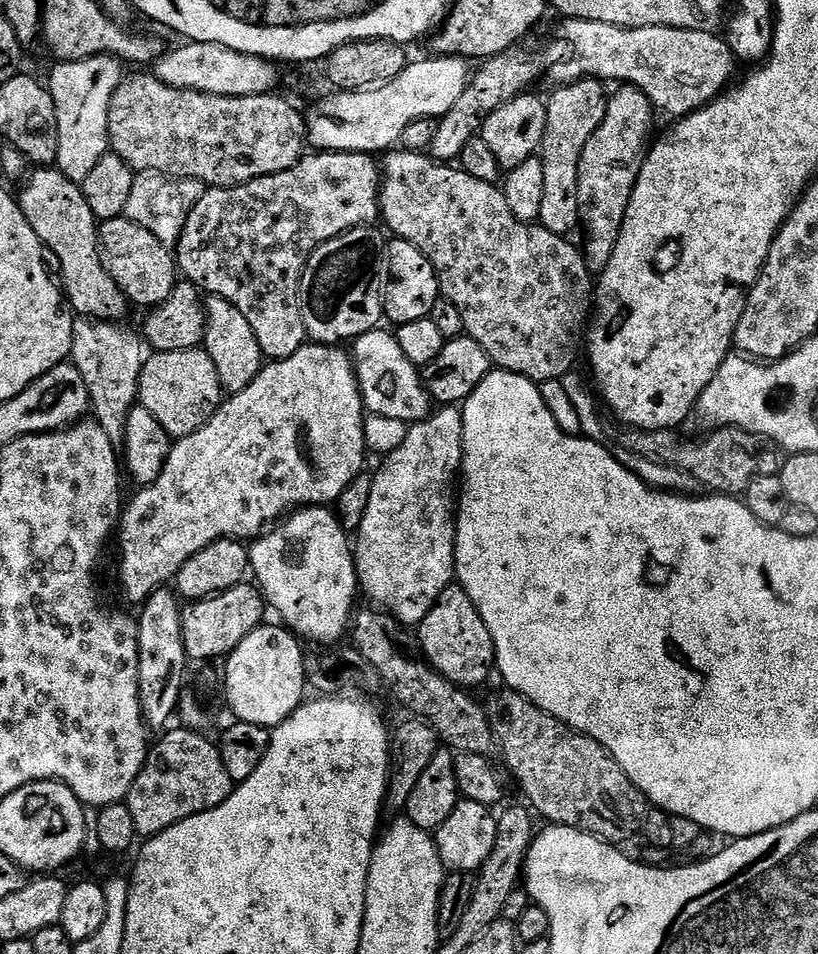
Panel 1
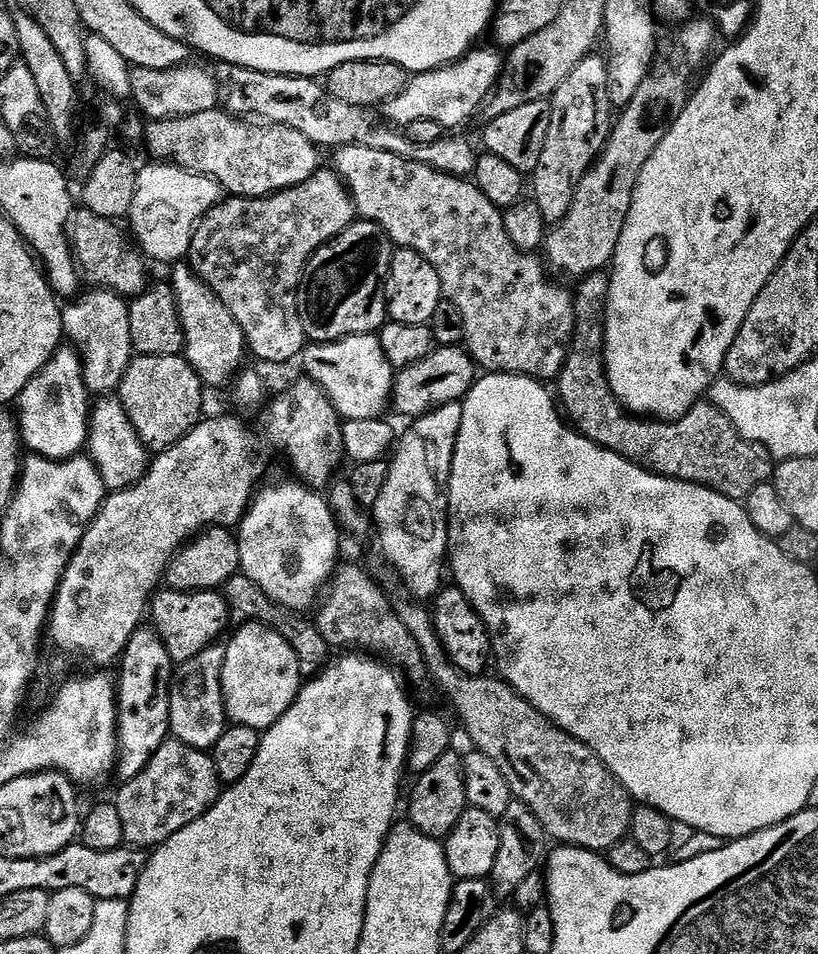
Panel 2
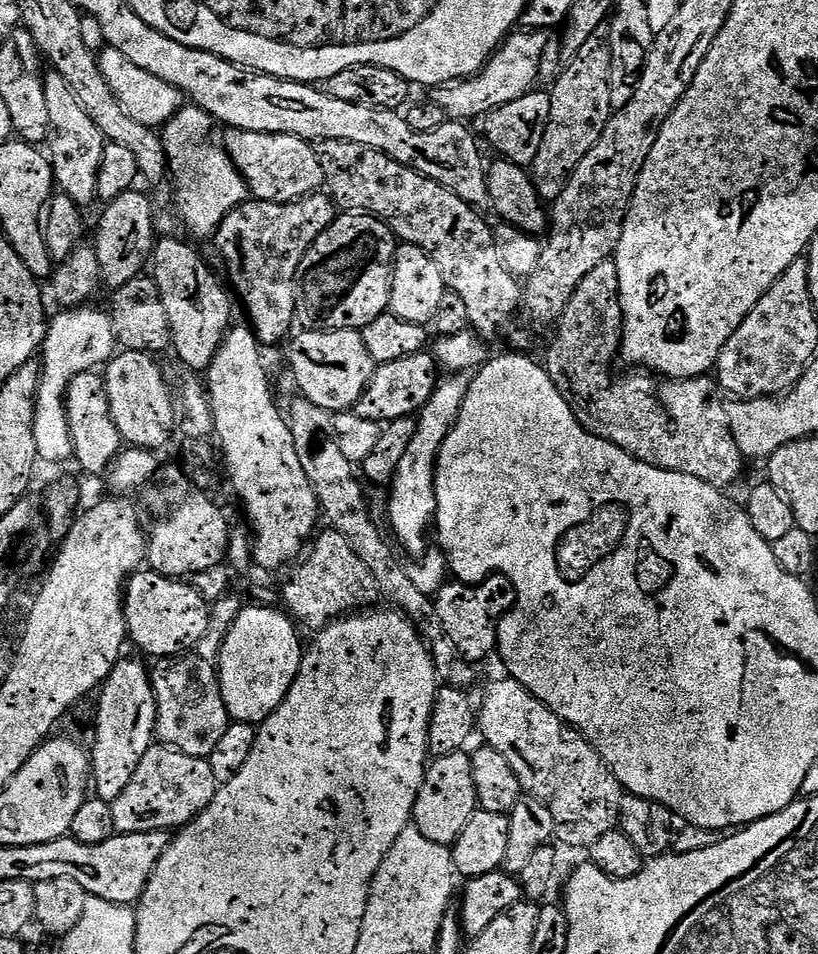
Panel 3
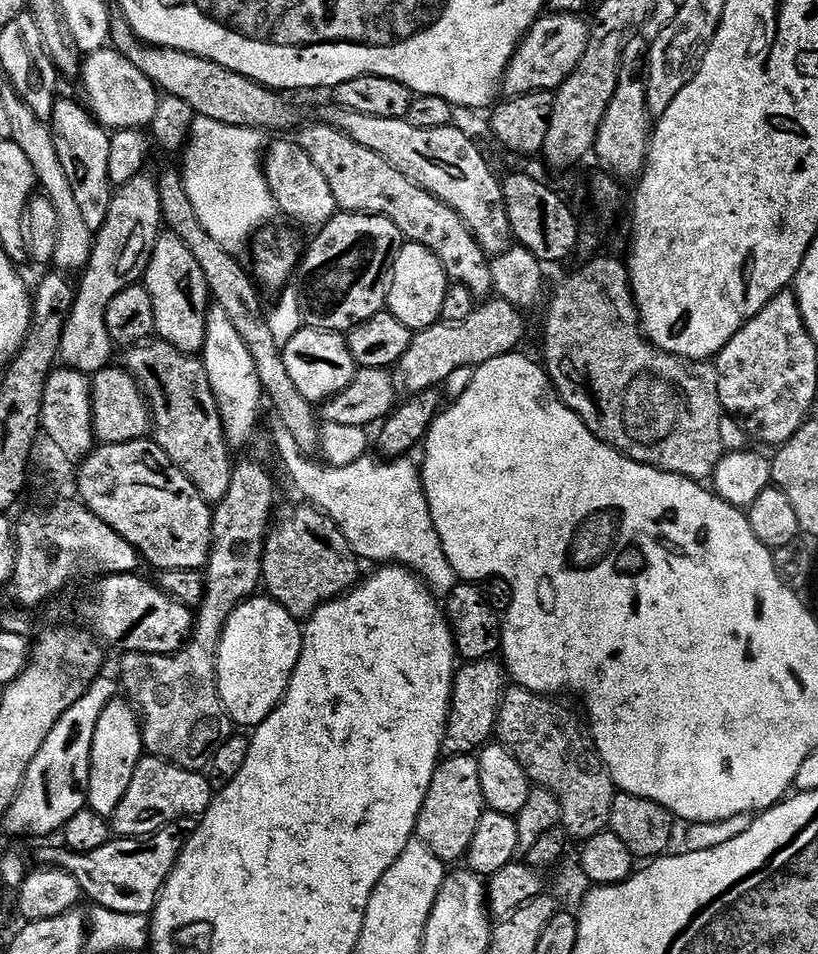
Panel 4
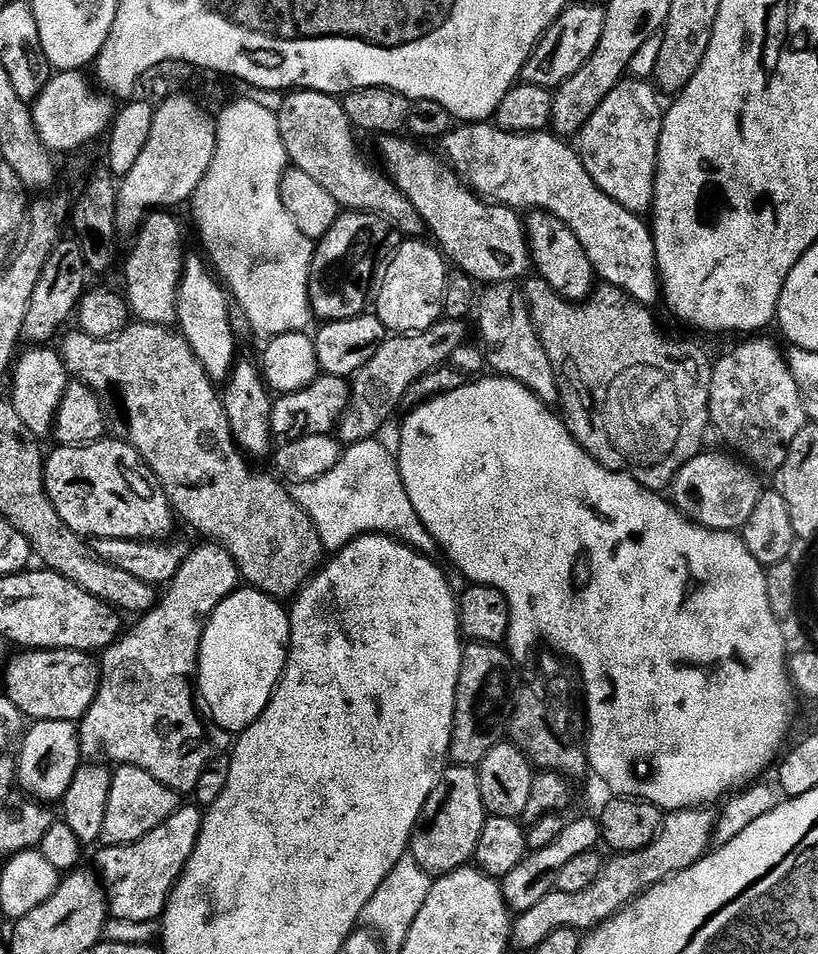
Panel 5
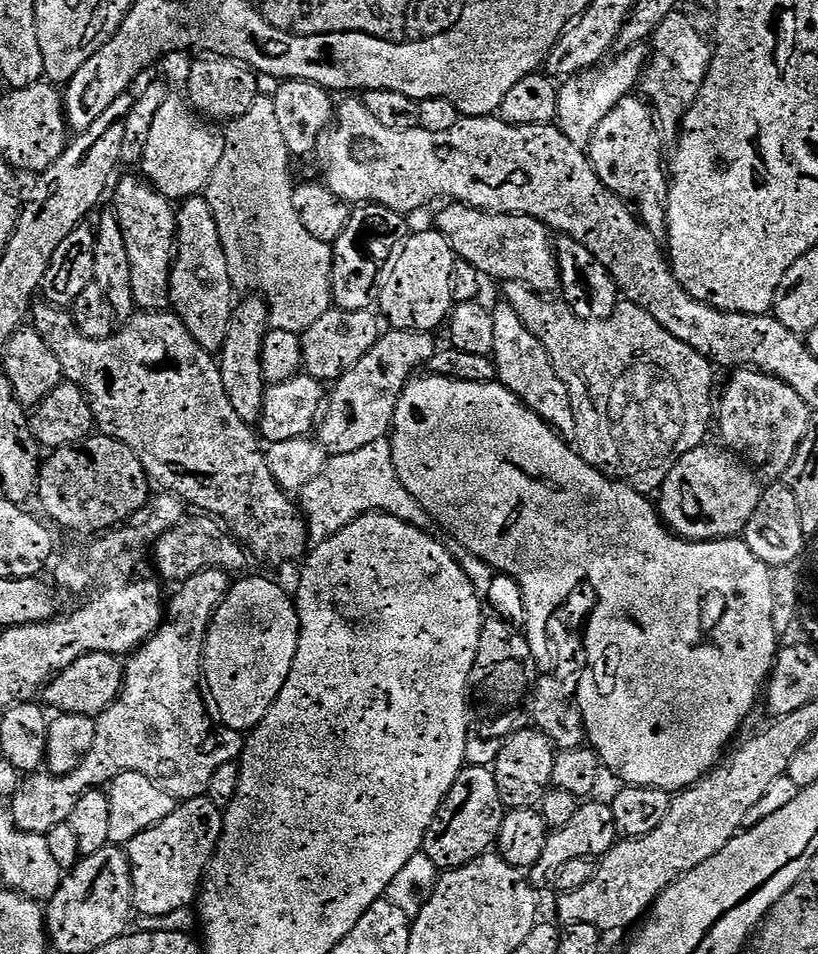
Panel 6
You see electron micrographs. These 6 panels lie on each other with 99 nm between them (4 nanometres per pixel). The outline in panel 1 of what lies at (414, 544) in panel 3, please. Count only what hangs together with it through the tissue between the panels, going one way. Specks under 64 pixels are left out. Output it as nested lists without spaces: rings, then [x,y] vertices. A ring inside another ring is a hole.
[[[444,406],[433,411],[425,420],[417,420],[409,427],[406,442],[398,446],[389,456],[383,457],[380,473],[372,476],[370,490],[370,506],[366,506],[366,518],[362,518],[358,531],[354,536],[354,559],[356,561],[356,578],[358,588],[373,600],[377,609],[383,610],[389,616],[396,617],[405,626],[418,626],[430,614],[430,610],[440,603],[444,591],[453,587],[456,574],[456,510],[458,507],[458,488],[452,485],[452,475],[459,473],[464,458],[464,414],[459,407]]]

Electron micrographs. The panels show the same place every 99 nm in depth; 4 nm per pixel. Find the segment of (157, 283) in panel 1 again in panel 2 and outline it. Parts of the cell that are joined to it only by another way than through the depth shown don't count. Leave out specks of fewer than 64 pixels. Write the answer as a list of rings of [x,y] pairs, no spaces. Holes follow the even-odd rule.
[[[80,206],[80,207],[77,207],[77,208],[75,209],[75,211],[73,211],[71,218],[69,218],[69,220],[68,220],[68,227],[67,227],[67,230],[68,230],[68,242],[69,242],[69,244],[71,244],[71,246],[72,246],[72,255],[75,256],[75,258],[76,258],[76,266],[77,266],[77,268],[80,269],[81,273],[83,273],[83,275],[84,275],[85,277],[87,277],[87,279],[88,279],[88,276],[89,276],[90,279],[96,280],[96,281],[92,281],[92,282],[95,282],[97,285],[99,285],[99,287],[107,288],[107,289],[109,289],[109,290],[111,290],[111,291],[113,291],[113,292],[117,292],[117,294],[119,294],[120,296],[123,296],[123,297],[125,297],[125,298],[135,298],[135,297],[139,296],[140,293],[143,292],[145,288],[149,287],[150,279],[148,280],[148,268],[147,268],[147,266],[149,267],[149,265],[146,263],[145,257],[144,257],[143,255],[141,255],[141,253],[140,253],[139,251],[137,251],[137,249],[136,249],[135,247],[133,247],[133,245],[130,243],[129,237],[126,235],[126,232],[125,232],[125,236],[126,236],[126,237],[124,237],[124,232],[123,232],[122,229],[120,229],[120,227],[121,227],[121,225],[120,225],[119,223],[117,223],[117,221],[114,221],[114,220],[107,220],[106,218],[98,218],[98,214],[94,214],[94,213],[91,212],[91,210],[89,210],[88,208],[85,208],[85,207],[83,207],[83,206]]]

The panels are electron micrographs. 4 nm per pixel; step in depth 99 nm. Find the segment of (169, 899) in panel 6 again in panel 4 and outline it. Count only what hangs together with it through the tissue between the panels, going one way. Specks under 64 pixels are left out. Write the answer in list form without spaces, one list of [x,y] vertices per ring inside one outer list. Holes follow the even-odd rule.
[[[169,826],[161,828],[159,832],[154,832],[150,836],[113,838],[106,846],[98,846],[98,850],[89,852],[70,852],[67,848],[60,846],[57,847],[58,849],[50,849],[42,860],[45,865],[56,865],[59,869],[64,869],[73,875],[77,879],[81,893],[87,898],[89,896],[95,907],[118,911],[120,914],[148,916],[155,908],[156,899],[160,897],[160,891],[163,890],[164,883],[172,873],[177,858],[180,857],[180,850],[184,847],[186,836],[178,829],[179,827]]]

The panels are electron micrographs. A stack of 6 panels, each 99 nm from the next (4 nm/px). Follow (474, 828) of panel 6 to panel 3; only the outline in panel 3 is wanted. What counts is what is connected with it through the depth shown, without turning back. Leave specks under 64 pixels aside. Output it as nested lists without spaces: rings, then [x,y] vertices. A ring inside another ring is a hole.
[[[461,750],[435,757],[425,767],[422,786],[414,802],[411,823],[430,842],[451,846],[458,838],[458,834],[462,834],[466,822],[470,822],[470,818],[477,810],[471,755]]]

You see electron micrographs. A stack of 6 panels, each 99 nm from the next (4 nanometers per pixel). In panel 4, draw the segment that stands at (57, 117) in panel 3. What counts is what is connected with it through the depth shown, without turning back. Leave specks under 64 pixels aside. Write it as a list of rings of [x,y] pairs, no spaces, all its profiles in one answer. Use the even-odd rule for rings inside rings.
[[[64,98],[57,99],[54,110],[52,111],[52,119],[50,121],[50,127],[52,130],[52,137],[54,138],[54,150],[58,150],[58,162],[62,162],[62,170],[66,170],[66,182],[70,182],[70,190],[74,190],[74,198],[78,205],[78,211],[82,213],[82,219],[86,222],[86,226],[90,226],[90,230],[93,234],[100,231],[100,227],[106,222],[106,214],[110,214],[110,202],[114,195],[114,185],[110,178],[110,142],[112,141],[109,129],[103,128],[92,113],[88,111],[87,107],[83,103],[77,102],[75,104],[72,100],[64,100]]]

